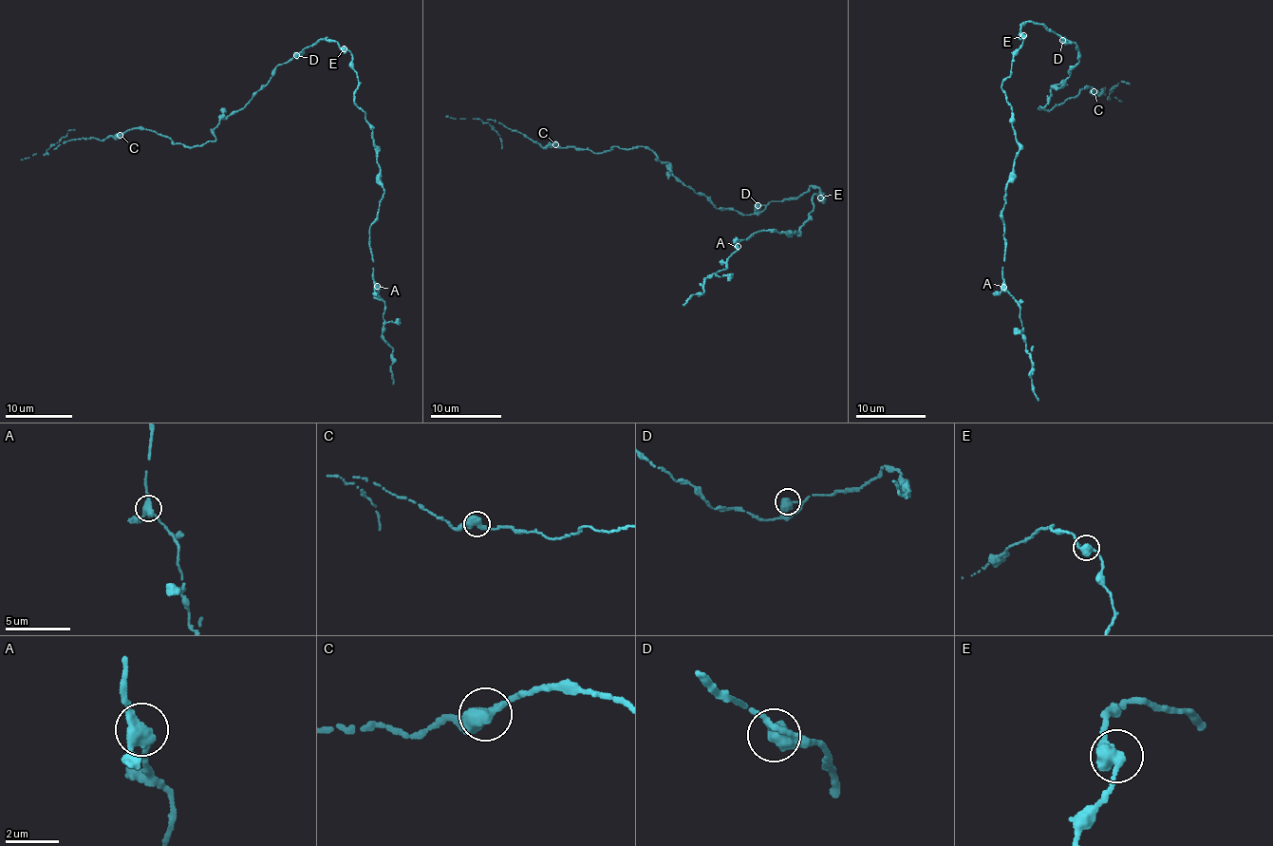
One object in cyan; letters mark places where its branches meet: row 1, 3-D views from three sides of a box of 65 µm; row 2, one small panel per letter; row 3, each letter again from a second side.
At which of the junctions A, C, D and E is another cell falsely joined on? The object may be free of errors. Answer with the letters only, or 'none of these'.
none of these

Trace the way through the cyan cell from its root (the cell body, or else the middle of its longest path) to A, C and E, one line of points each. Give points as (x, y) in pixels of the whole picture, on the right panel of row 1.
A: (1039, 23), (1021, 25), (1022, 44), (1001, 87), (1012, 110), (1019, 145), (1001, 212), (1003, 287)
C: (1039, 23), (1076, 43), (1079, 61), (1039, 109), (1053, 108), (1089, 85), (1094, 91)
E: (1039, 23), (1028, 21), (1021, 25), (1024, 35)

